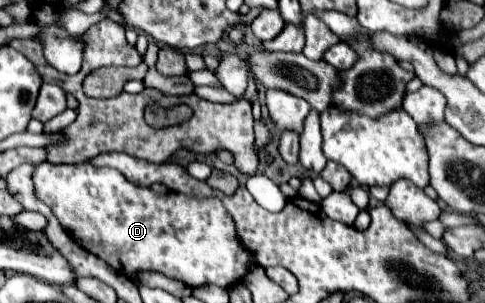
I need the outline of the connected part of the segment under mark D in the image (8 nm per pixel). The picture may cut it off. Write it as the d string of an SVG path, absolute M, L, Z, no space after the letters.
M43 161L35 165L33 183L37 199L45 201L45 205L53 209L53 215L61 221L65 233L69 233L73 241L89 249L89 253L101 257L107 265L111 265L125 277L135 277L135 273L141 271L157 271L189 287L231 287L233 283L243 281L251 267L257 267L255 253L243 247L237 237L235 223L229 217L229 211L225 209L225 205L221 205L217 197L197 199L177 191L161 195L155 193L151 187L141 189L139 185L131 185L131 181L125 181L125 175L117 169L95 167L91 163L53 165L49 161Z

